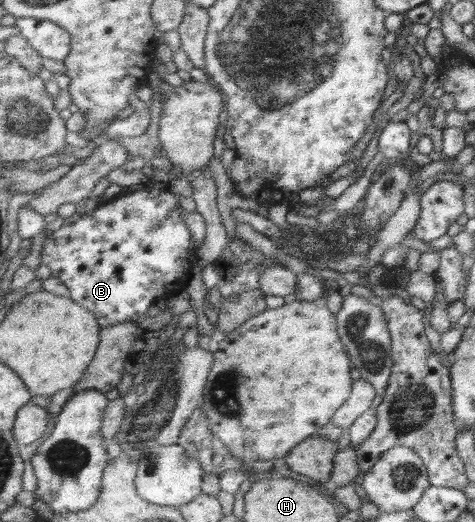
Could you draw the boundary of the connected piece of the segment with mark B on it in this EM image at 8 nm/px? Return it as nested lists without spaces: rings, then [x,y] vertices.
[[[150,182],[151,185],[151,188],[125,190],[120,197],[97,207],[90,215],[81,216],[66,226],[53,226],[43,246],[41,263],[68,286],[70,298],[97,317],[101,328],[139,321],[157,299],[185,290],[194,267],[200,263],[201,245],[196,243],[196,231],[182,219],[178,199],[166,185]]]

